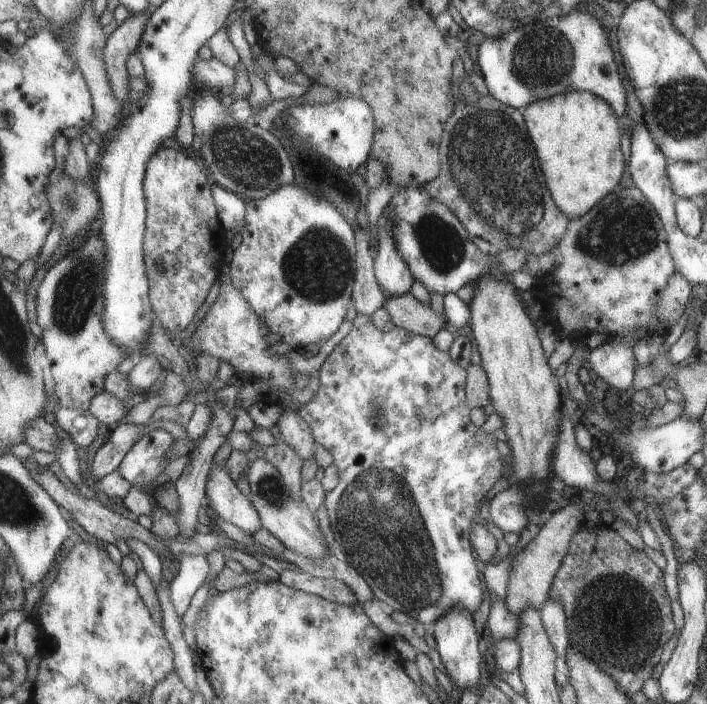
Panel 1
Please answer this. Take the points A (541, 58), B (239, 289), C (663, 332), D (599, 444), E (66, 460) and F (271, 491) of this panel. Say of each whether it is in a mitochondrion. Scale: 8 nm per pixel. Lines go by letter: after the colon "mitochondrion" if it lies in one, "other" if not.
A: mitochondrion
B: other
C: other
D: other
E: other
F: mitochondrion

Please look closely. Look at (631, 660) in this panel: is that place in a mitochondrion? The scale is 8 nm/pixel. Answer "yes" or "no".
yes

